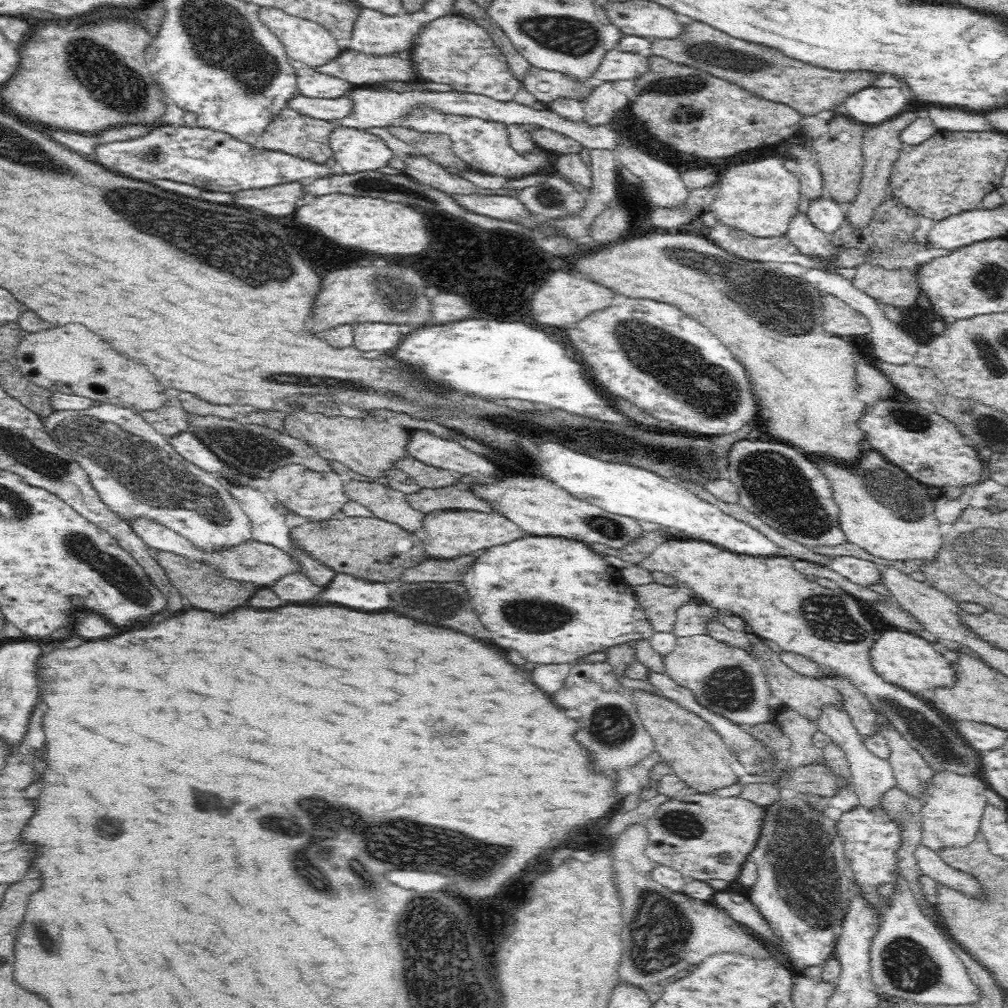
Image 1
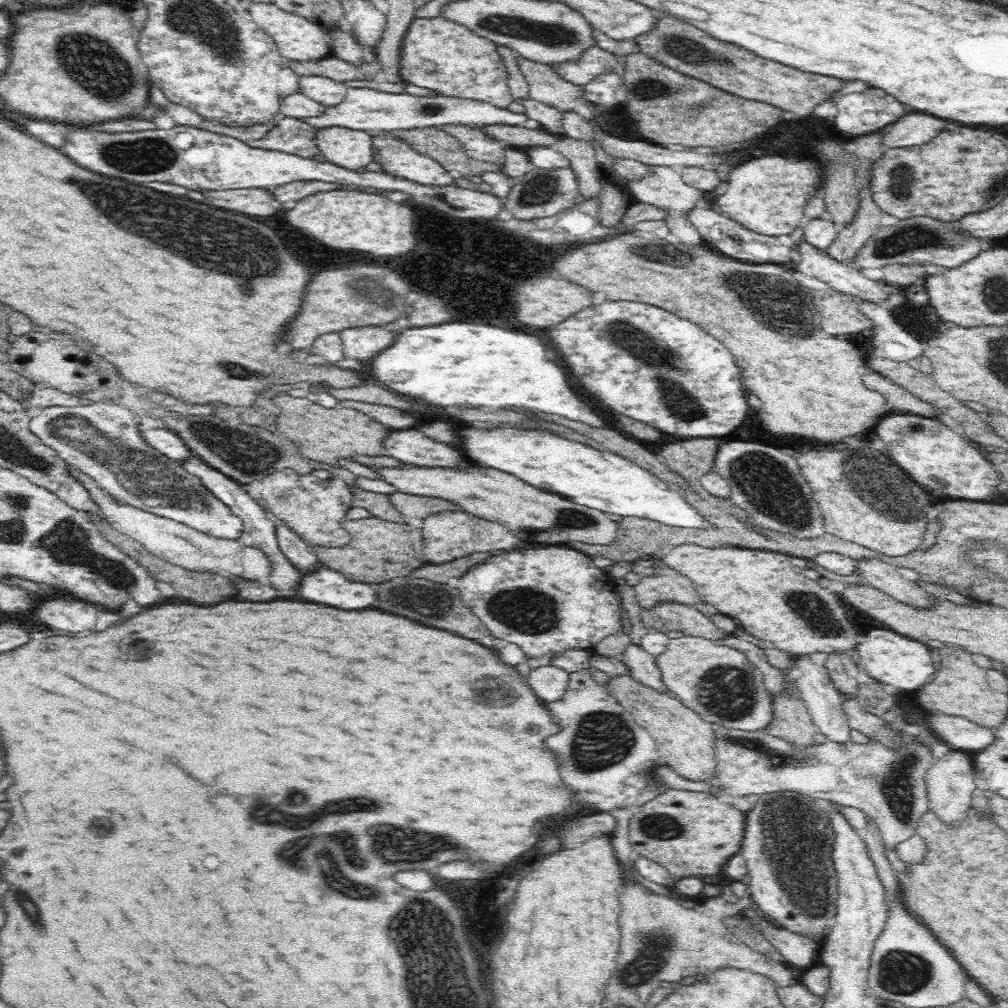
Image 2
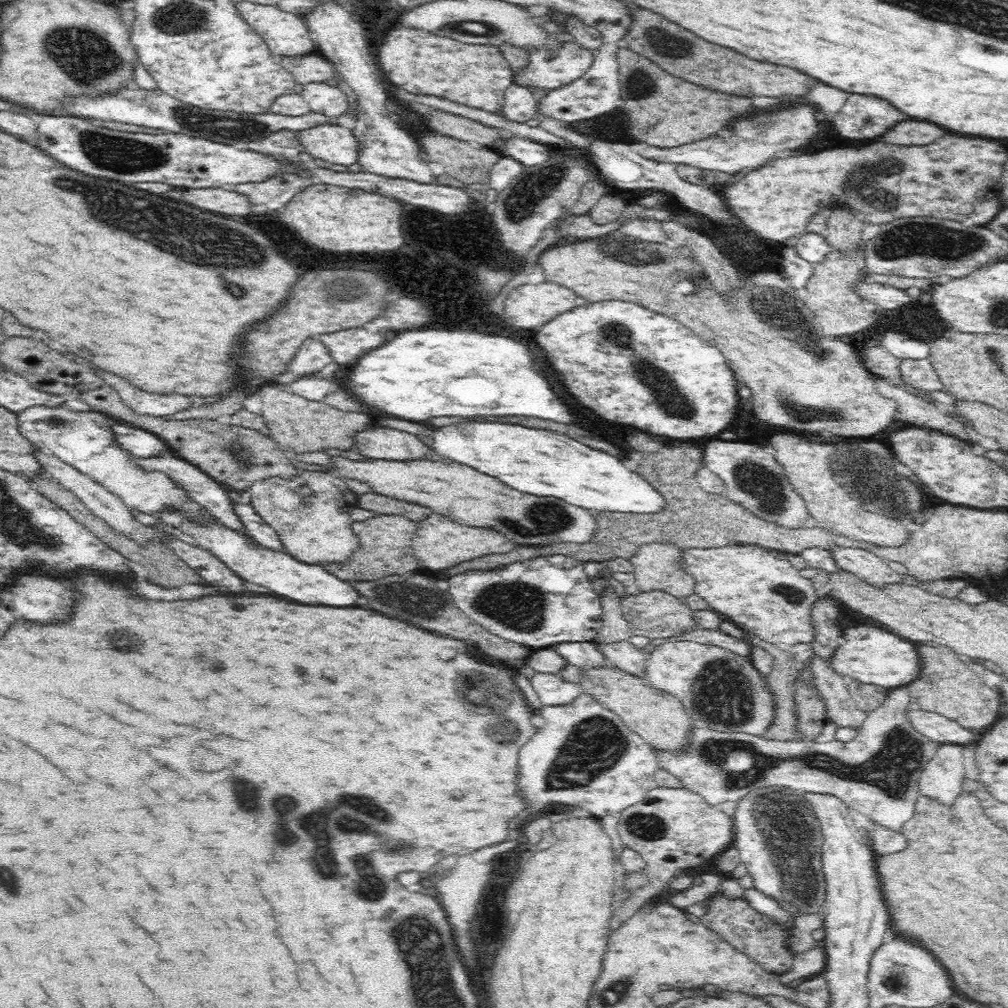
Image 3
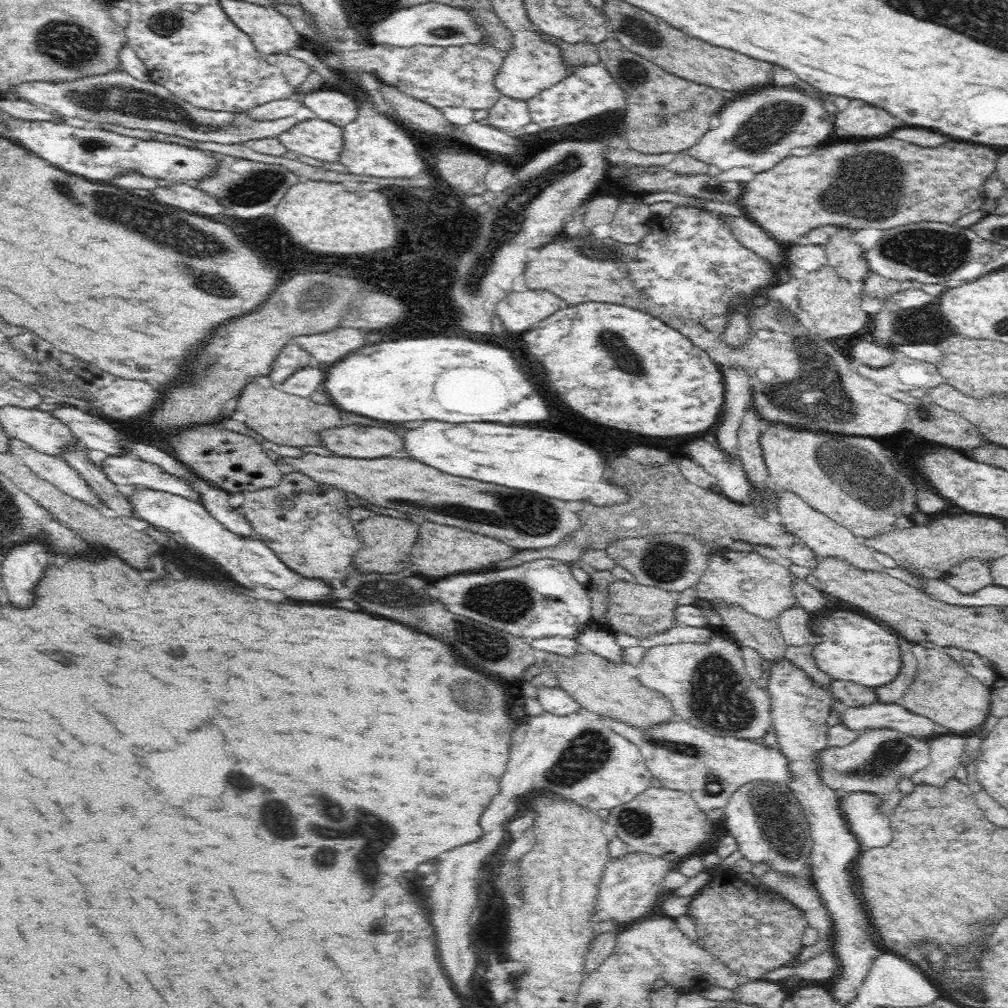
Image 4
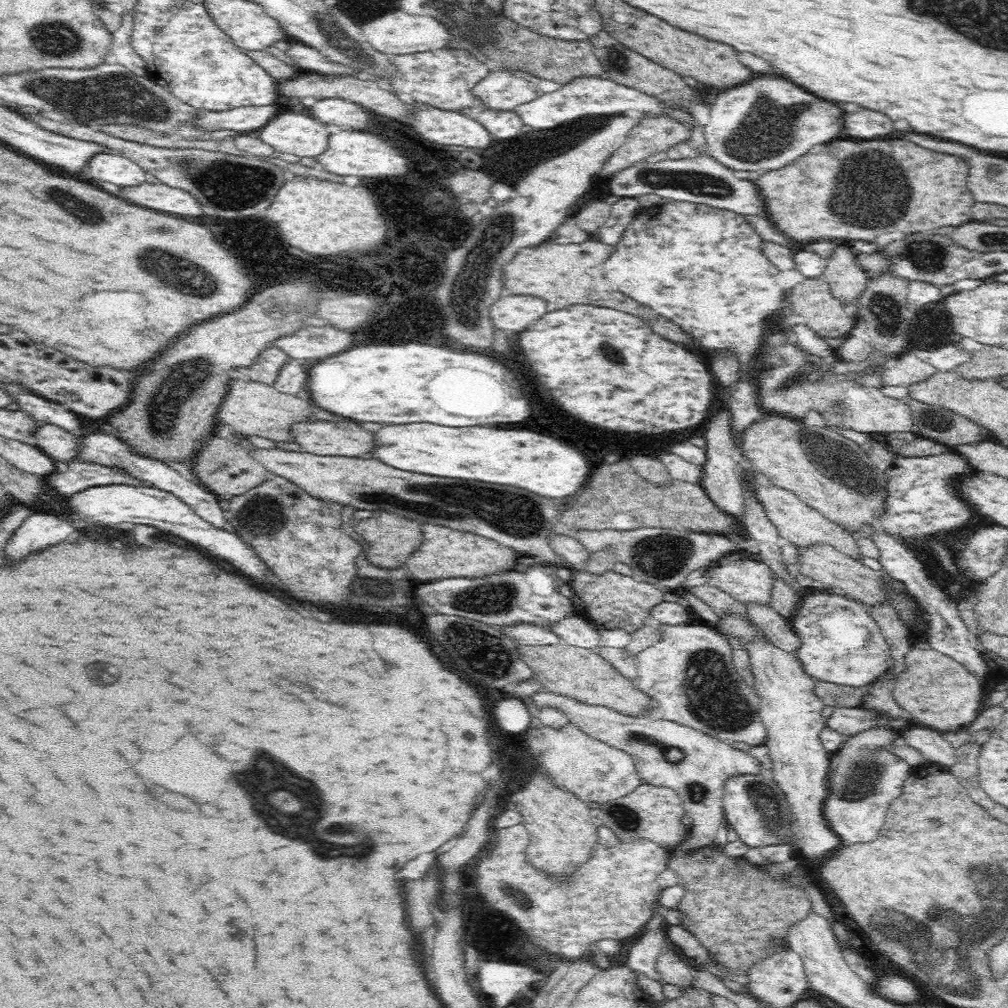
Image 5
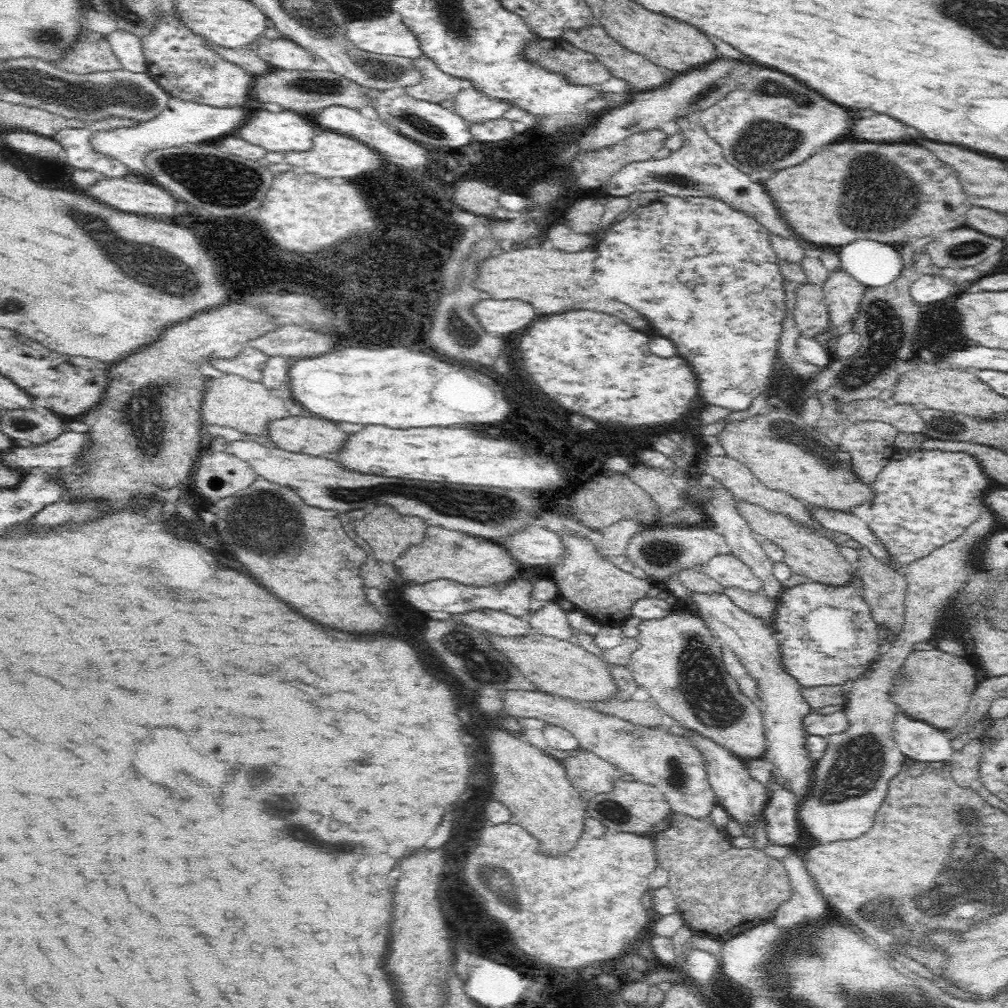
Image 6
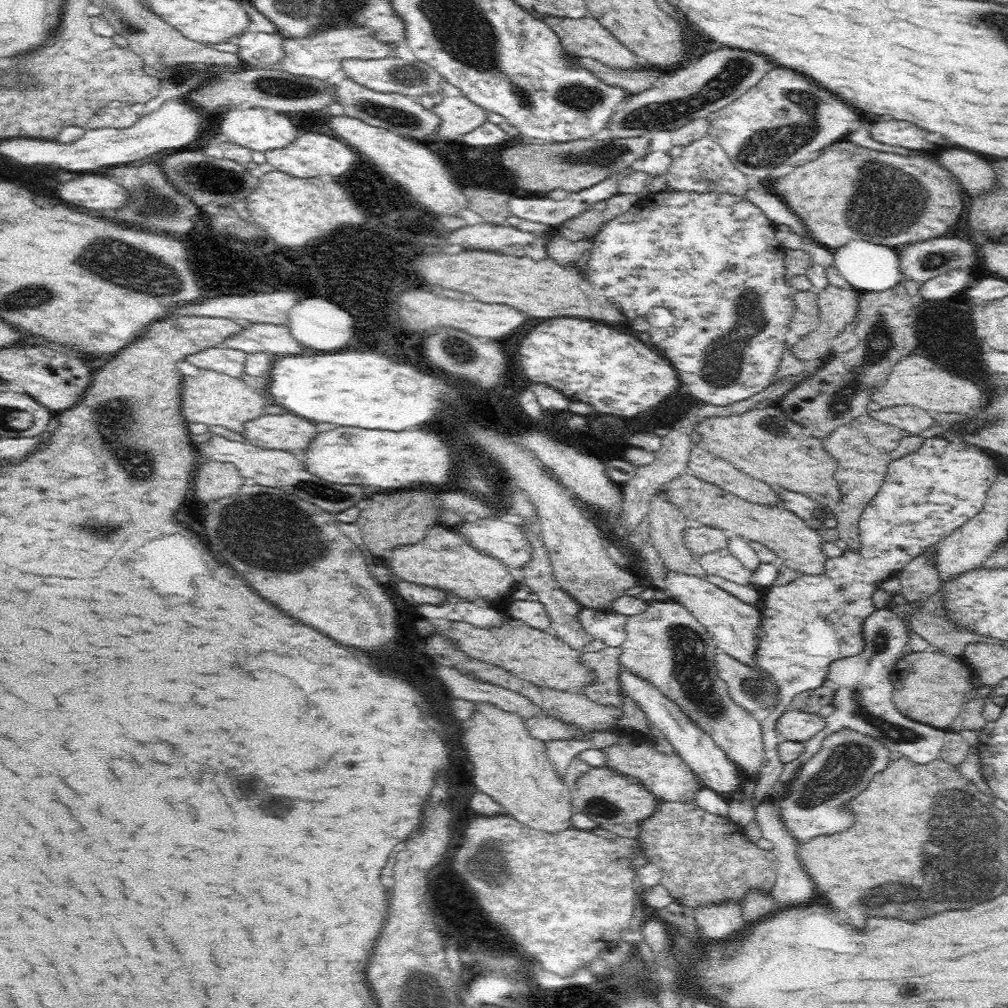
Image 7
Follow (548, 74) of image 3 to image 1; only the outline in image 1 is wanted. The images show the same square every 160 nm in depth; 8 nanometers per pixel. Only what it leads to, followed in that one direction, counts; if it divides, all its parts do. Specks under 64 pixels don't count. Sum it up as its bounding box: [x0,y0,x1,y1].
[592,49,648,82]

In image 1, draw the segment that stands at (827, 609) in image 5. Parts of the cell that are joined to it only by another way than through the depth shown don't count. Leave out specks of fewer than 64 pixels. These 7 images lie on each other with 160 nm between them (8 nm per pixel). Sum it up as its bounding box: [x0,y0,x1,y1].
[869,628,956,693]

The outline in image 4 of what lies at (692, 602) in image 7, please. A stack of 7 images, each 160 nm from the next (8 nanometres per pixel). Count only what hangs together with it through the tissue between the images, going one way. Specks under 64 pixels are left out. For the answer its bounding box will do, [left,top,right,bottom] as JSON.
[763,656,882,1006]

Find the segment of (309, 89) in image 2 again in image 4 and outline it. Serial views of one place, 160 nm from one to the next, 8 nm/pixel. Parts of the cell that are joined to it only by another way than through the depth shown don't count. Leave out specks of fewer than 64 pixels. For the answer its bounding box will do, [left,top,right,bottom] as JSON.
[302,89,358,128]

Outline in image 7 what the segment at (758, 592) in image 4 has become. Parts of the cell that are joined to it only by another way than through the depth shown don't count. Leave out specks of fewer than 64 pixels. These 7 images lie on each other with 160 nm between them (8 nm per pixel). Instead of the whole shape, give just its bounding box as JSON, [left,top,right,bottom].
[698,548,752,586]

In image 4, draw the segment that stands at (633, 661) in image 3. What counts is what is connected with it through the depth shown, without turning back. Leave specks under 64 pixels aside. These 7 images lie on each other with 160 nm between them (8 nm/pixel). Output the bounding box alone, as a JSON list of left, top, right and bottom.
[574,623,622,663]

